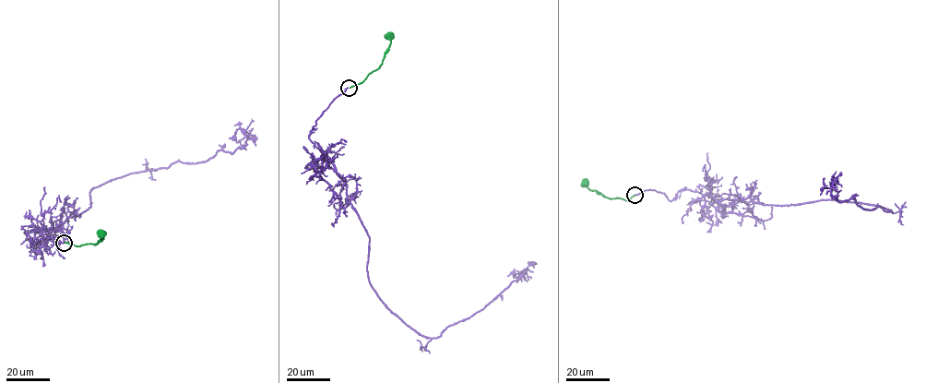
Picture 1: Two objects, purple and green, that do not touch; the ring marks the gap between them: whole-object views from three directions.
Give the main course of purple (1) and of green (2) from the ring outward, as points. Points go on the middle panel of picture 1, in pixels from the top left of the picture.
1: (348, 88), (309, 138), (344, 181), (382, 303), (438, 338), (526, 272), (515, 276)
2: (350, 88), (360, 84), (380, 65), (390, 43), (389, 32)

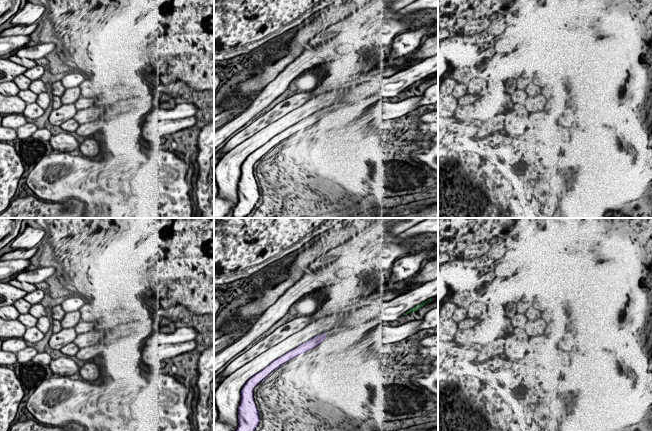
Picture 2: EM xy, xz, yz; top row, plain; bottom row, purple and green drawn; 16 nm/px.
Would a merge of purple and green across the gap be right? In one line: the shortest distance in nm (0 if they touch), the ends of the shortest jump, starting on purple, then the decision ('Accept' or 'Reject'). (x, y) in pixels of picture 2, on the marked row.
Distance 1300 nm. Across: xz (325, 333), (403, 314). Accept

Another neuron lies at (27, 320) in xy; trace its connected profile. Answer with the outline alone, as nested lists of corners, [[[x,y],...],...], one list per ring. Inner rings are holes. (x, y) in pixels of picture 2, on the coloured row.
[[[20,314],[17,320],[20,321],[26,328],[36,327],[38,322],[38,318],[33,317],[30,314]]]

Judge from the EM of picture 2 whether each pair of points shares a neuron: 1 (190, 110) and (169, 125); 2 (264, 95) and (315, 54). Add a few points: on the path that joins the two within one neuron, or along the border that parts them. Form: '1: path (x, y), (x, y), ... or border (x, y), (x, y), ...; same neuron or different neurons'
1: border (193, 115), (165, 120); different neurons
2: path (277, 86), (302, 62); same neuron

